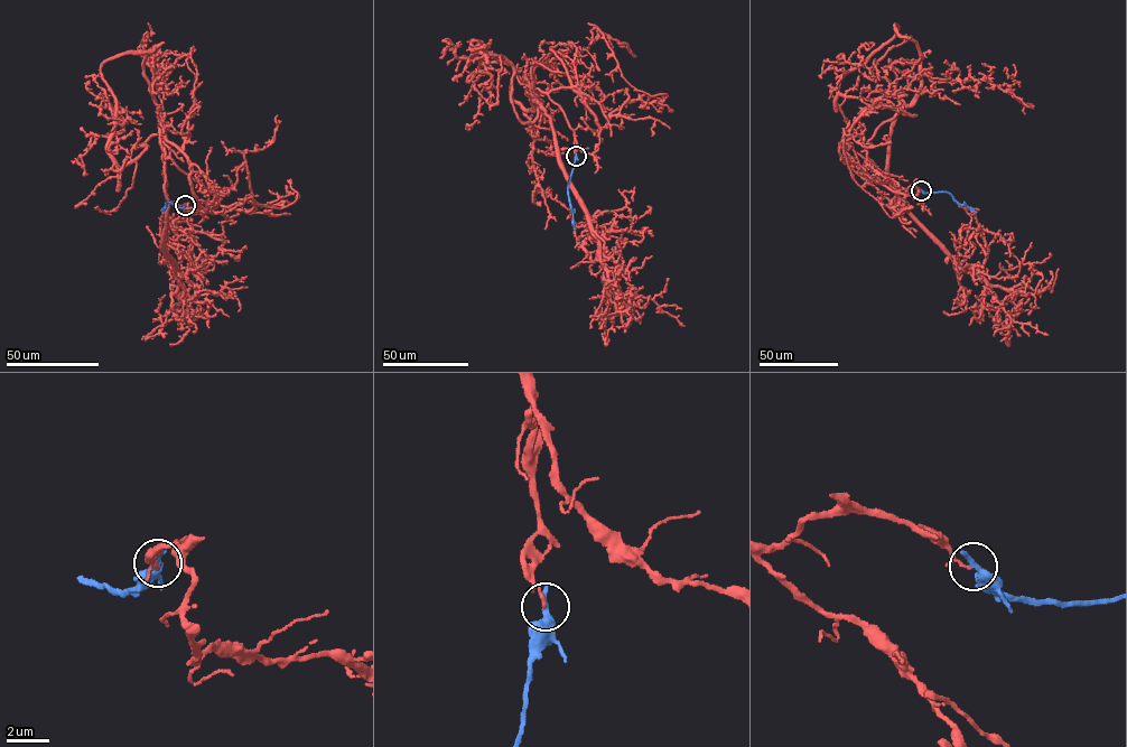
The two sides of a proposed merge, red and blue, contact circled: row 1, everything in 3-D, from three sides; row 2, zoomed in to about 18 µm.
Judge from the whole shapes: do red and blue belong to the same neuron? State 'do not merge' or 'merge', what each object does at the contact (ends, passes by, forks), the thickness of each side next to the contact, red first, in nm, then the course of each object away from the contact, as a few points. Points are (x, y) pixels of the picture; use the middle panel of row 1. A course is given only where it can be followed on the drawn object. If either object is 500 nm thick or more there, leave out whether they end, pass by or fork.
do not merge; red ends there; blue ends there; 130 nm thick on the red side, 420 nm on the other; red runs (576, 156), (564, 112), (537, 89), (597, 243), (590, 261), (588, 221), (625, 207), (624, 190), (633, 201); blue runs (576, 156), (568, 188), (574, 229)

